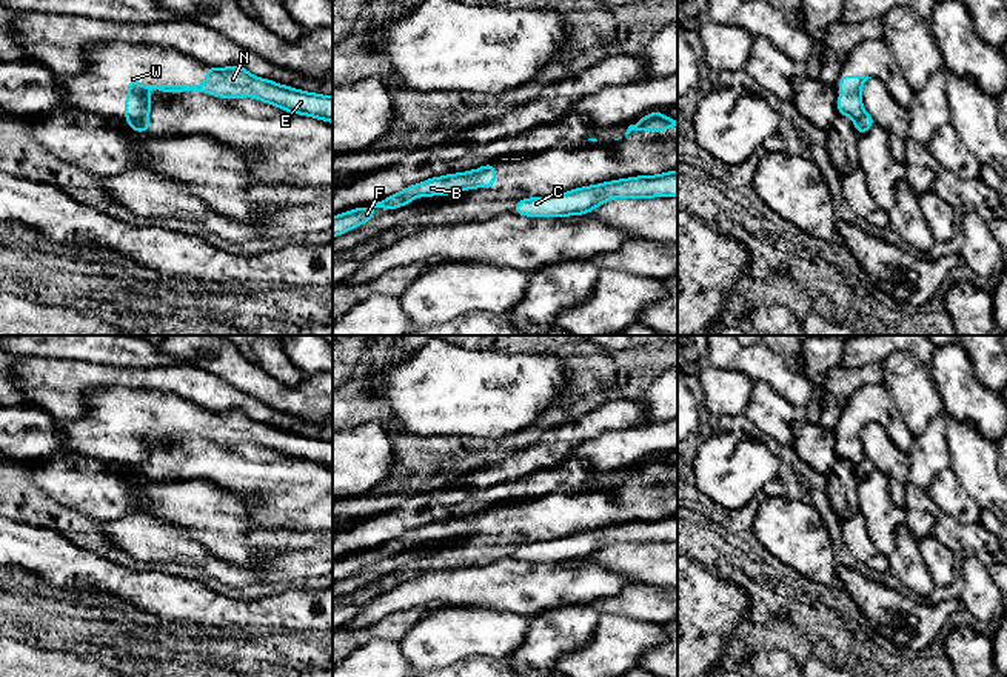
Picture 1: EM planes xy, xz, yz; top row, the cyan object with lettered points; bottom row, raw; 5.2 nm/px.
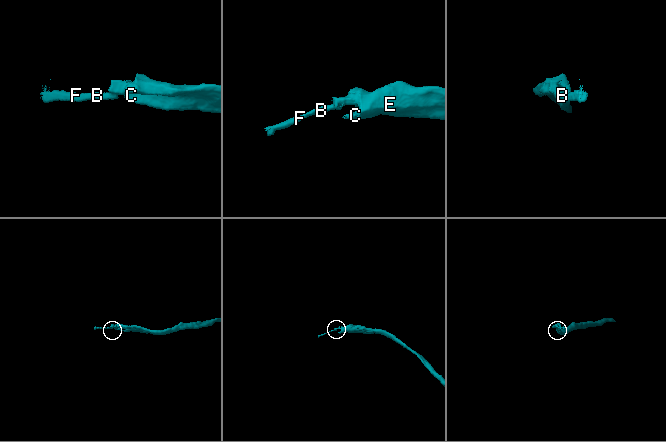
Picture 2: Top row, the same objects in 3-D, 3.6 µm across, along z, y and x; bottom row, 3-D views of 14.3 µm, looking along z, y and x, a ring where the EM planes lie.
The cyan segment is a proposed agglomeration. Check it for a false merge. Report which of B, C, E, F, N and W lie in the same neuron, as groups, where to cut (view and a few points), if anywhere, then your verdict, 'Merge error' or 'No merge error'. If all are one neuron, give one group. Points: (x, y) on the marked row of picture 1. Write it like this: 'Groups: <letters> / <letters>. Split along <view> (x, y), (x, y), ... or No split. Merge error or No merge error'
Groups: B F / C E N W. Split along xy (147, 116), (137, 120), (127, 120). Merge error

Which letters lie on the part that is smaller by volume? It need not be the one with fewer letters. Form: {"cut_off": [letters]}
{"cut_off": ["B", "F"]}

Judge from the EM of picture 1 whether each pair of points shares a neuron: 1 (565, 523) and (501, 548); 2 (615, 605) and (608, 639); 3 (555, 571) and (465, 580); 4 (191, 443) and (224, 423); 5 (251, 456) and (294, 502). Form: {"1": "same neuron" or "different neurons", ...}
{"1": "same neuron", "2": "different neurons", "3": "same neuron", "4": "different neurons", "5": "same neuron"}

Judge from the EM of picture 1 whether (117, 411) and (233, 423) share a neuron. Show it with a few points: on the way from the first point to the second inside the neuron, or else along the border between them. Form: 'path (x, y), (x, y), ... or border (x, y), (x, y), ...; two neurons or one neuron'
path (147, 411), (204, 423); one neuron

